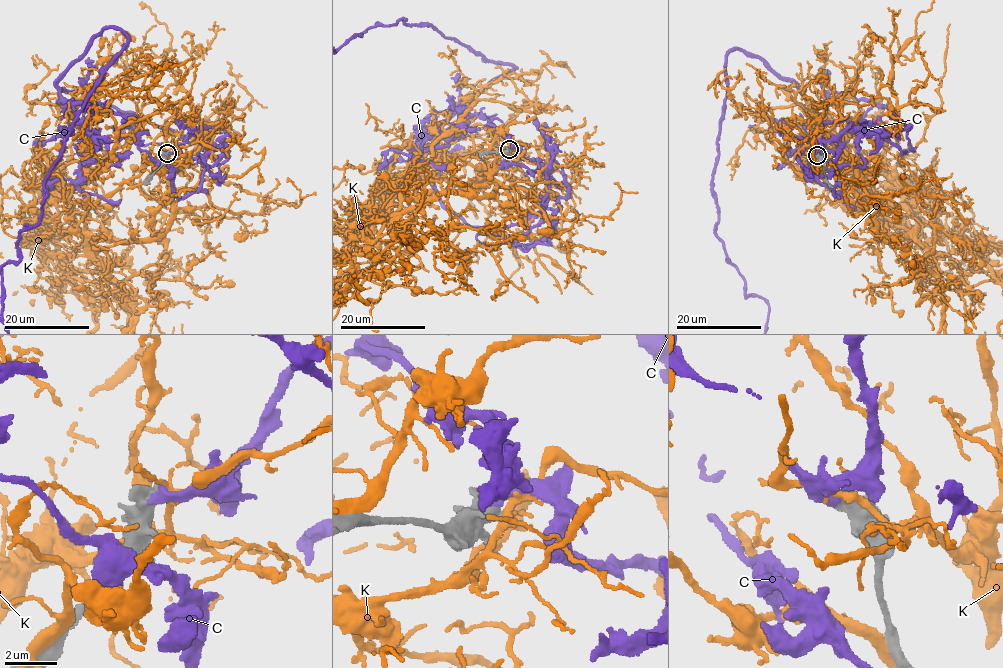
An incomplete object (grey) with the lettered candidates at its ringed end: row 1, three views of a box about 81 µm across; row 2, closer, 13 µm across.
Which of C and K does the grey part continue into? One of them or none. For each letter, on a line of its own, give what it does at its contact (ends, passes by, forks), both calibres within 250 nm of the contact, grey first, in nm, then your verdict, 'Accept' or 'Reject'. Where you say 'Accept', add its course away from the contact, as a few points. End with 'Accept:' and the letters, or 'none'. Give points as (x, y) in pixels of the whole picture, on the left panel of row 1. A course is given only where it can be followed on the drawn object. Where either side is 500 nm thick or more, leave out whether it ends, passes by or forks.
C: Thickness 700 nm (grey) against 440 nm. Accept. Its course: (166, 153), (210, 127), (142, 145), (133, 114), (57, 87), (104, 29), (128, 44), (4, 263)
K: Thickness 500 nm (grey) against 200 nm. Reject
Accept: C

